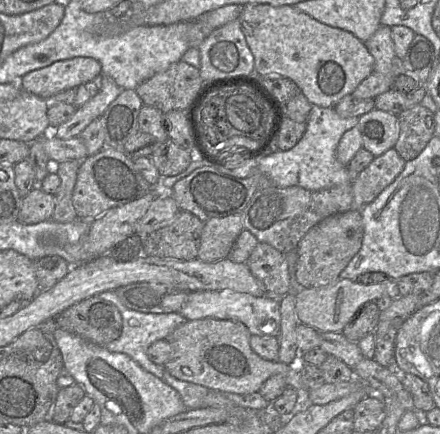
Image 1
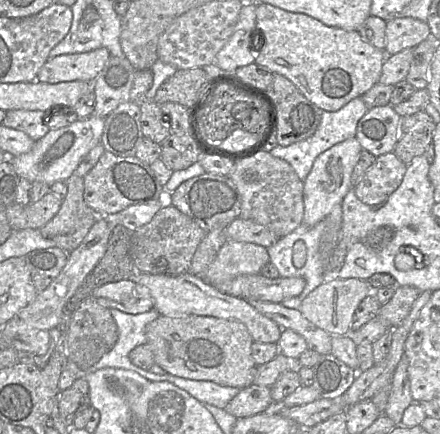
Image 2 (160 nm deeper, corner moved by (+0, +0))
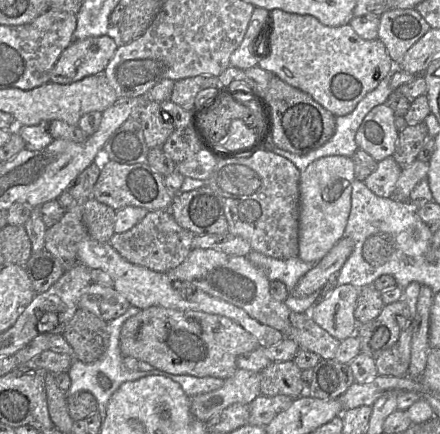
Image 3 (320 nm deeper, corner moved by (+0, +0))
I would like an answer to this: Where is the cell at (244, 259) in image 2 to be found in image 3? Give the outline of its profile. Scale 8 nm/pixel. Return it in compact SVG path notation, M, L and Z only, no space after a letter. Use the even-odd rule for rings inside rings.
M193 248L179 266L166 274L180 293L203 291L243 309L250 317L280 331L285 337L290 332L292 311L284 302L272 297L269 279L247 256L229 255L214 249Z

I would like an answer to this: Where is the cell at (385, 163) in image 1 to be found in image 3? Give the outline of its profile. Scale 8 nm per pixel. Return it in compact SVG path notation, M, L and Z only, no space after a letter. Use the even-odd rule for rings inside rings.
M391 156L377 163L376 169L363 181L375 195L392 198L402 168Z

